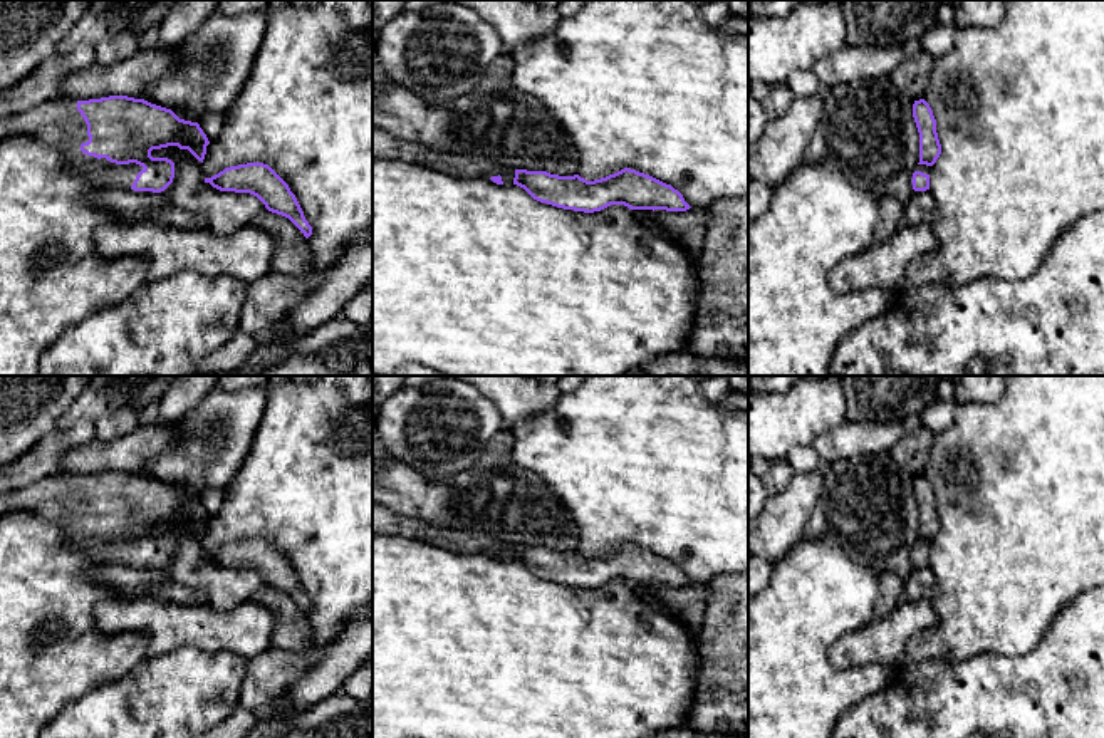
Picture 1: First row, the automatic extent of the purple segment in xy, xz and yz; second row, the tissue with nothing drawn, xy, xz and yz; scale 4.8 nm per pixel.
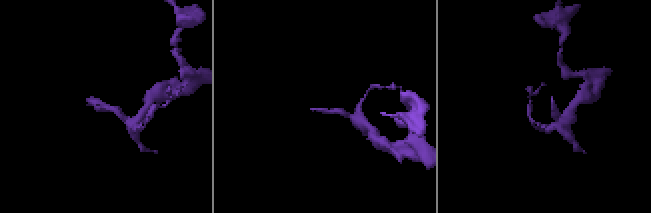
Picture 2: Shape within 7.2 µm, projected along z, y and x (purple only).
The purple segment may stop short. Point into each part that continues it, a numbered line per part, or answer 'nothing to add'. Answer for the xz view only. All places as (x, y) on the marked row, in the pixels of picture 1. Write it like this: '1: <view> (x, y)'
1: xz (385, 145)

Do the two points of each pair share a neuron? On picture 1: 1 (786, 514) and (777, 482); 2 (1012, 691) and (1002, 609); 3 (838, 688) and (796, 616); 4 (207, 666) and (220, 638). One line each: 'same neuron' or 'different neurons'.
1: different neurons
2: different neurons
3: same neuron
4: different neurons

